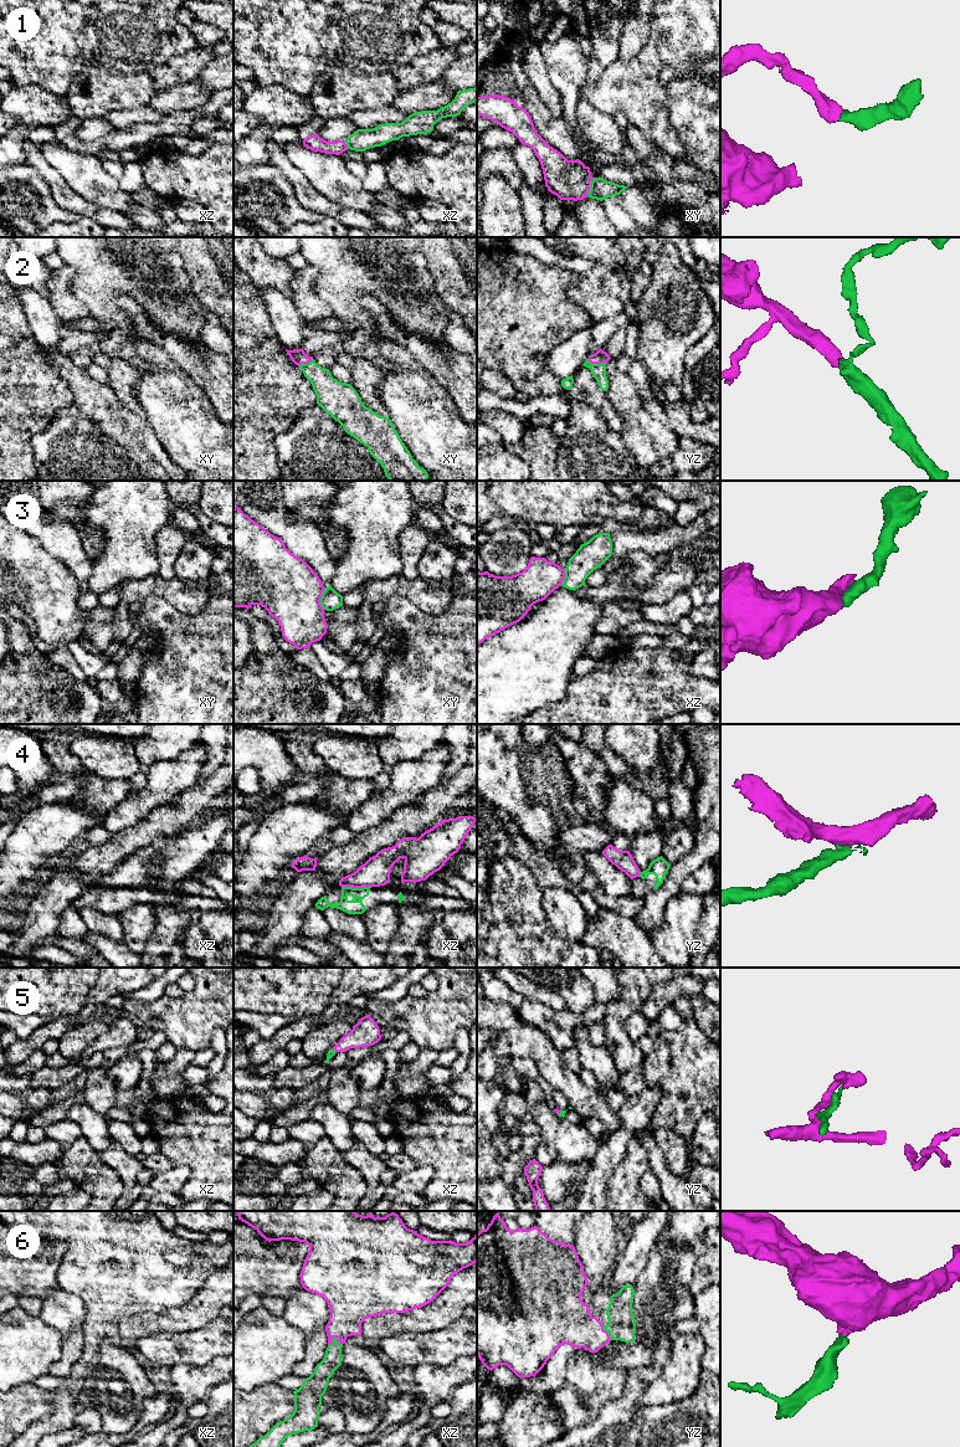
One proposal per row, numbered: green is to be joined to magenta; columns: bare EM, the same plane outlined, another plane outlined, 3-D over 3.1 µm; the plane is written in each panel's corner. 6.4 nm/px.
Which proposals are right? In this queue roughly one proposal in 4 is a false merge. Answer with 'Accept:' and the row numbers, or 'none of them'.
Accept: 1, 2, 5, 6

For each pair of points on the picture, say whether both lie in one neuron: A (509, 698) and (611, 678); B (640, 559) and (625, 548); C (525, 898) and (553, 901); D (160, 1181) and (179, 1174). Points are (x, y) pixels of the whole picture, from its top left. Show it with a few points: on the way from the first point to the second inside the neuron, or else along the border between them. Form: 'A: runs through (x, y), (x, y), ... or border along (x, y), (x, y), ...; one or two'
A: border along (571, 672), (568, 694), (563, 699), (547, 706); two
B: border along (660, 554), (632, 552), (621, 565); two
C: border along (542, 889), (542, 908), (553, 927); two
D: runs through (165, 1180), (174, 1179); one

